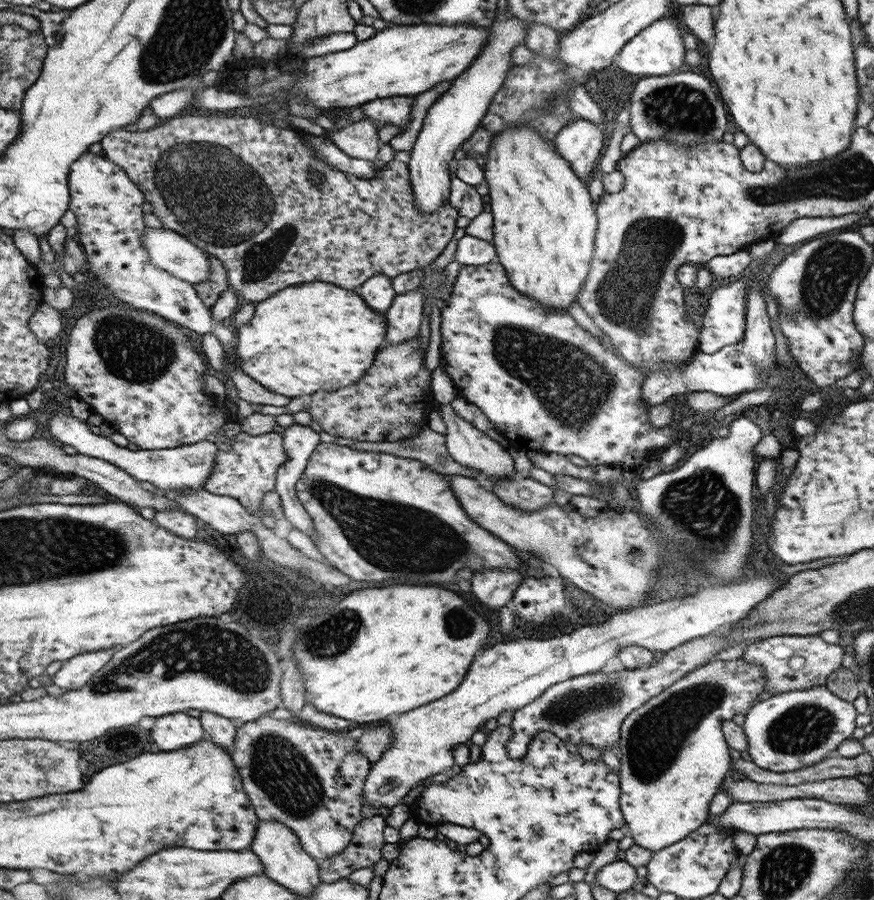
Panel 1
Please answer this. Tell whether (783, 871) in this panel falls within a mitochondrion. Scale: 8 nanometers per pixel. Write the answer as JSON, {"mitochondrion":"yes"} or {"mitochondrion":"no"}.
{"mitochondrion":"yes"}

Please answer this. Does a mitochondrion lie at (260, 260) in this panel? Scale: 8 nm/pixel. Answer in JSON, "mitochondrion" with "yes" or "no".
{"mitochondrion":"yes"}

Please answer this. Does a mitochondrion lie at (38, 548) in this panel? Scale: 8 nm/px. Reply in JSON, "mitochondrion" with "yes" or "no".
{"mitochondrion":"yes"}

